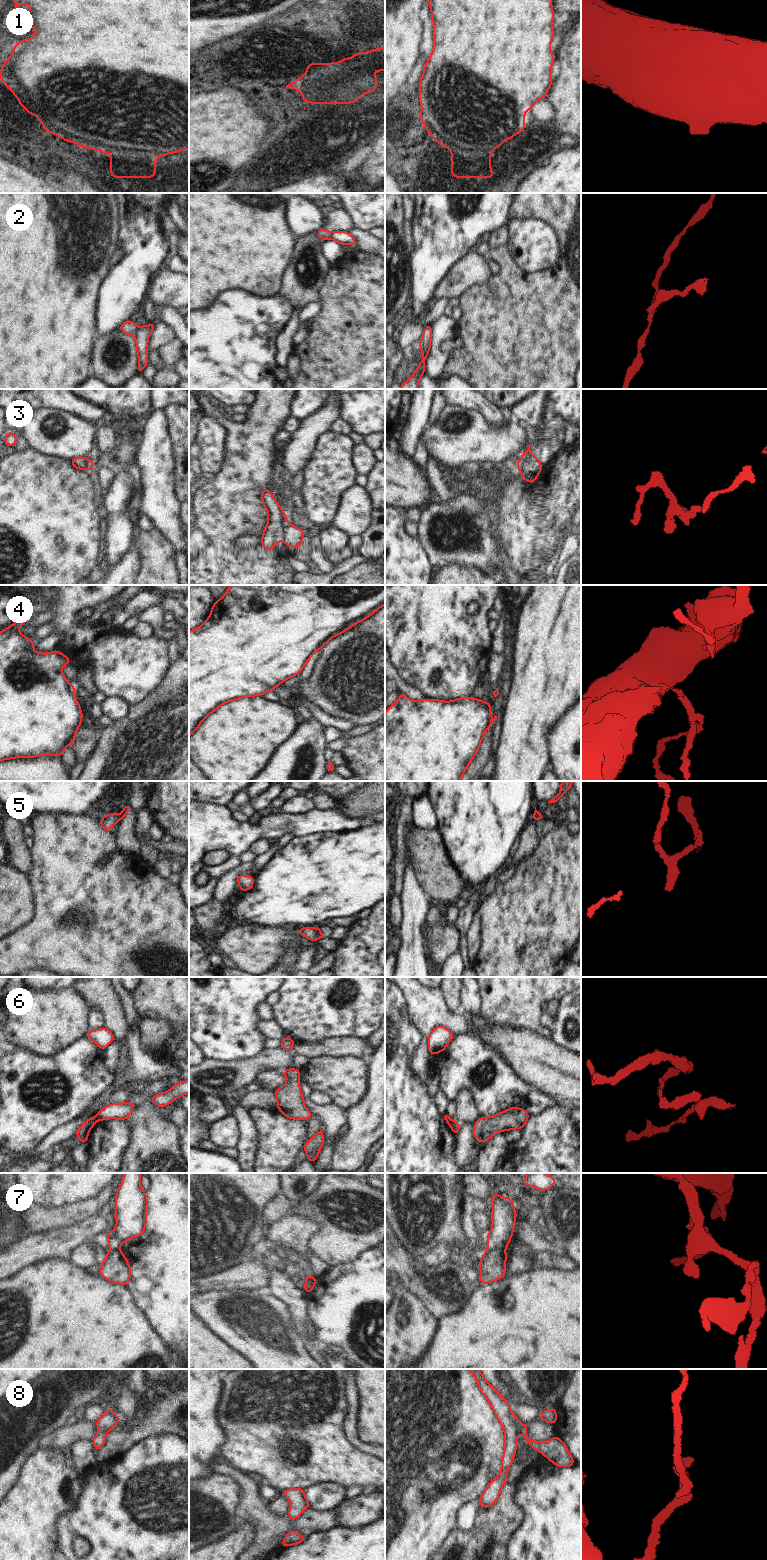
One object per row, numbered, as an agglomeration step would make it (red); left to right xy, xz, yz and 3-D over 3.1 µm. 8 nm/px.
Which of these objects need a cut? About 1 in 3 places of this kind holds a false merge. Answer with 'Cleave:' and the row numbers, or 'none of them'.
Cleave: 2, 3, 4, 5, 6, 7

